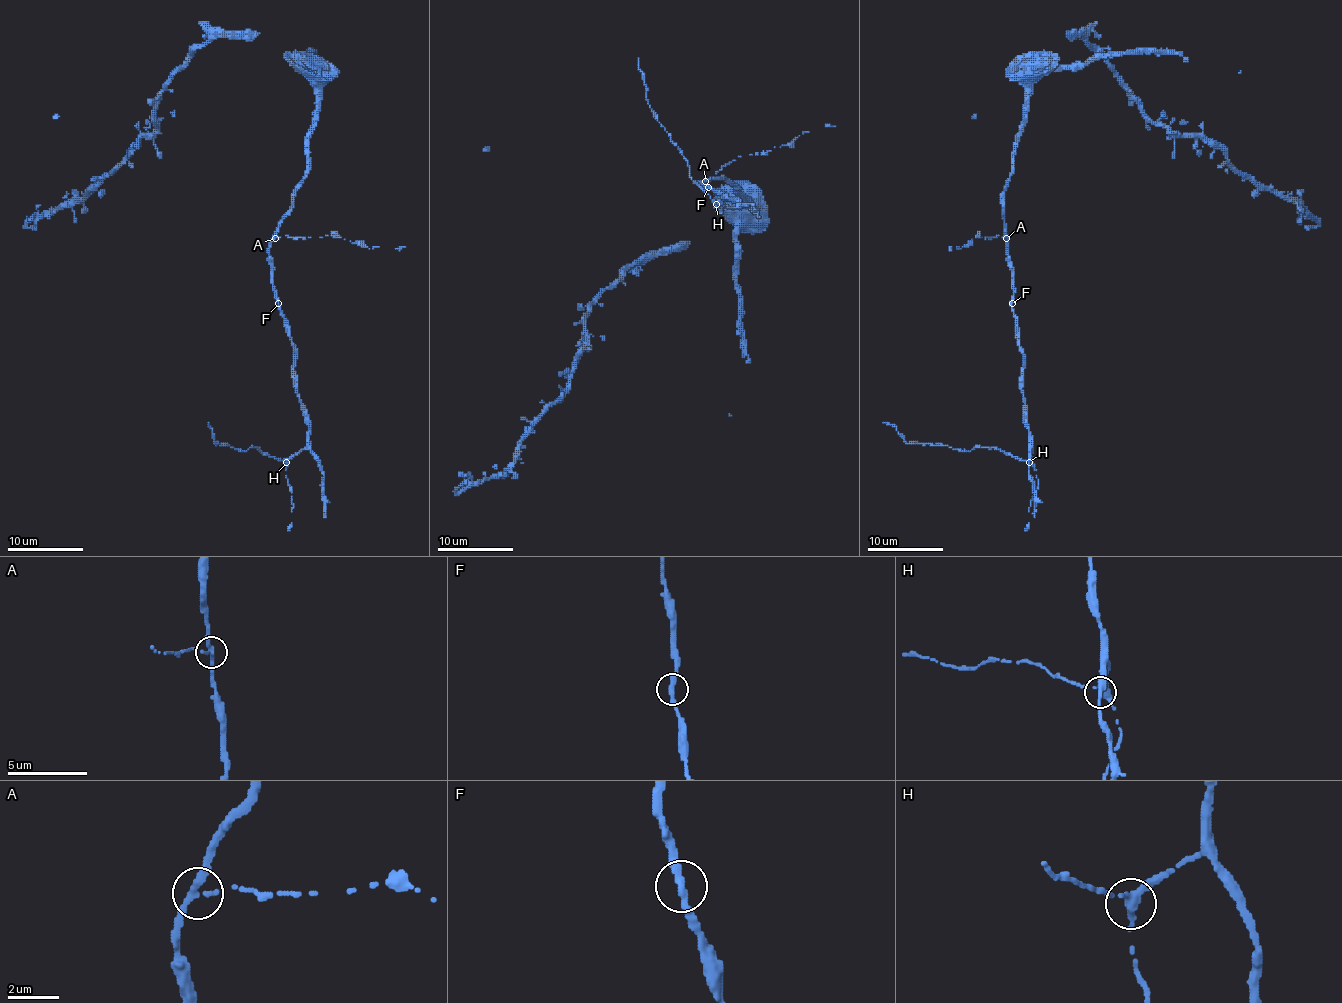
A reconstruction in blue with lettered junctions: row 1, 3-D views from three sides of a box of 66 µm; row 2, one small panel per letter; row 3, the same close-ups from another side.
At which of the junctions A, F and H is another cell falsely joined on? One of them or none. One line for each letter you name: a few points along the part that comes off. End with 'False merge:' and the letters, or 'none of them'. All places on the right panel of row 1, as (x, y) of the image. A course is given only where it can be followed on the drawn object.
False merge: A

